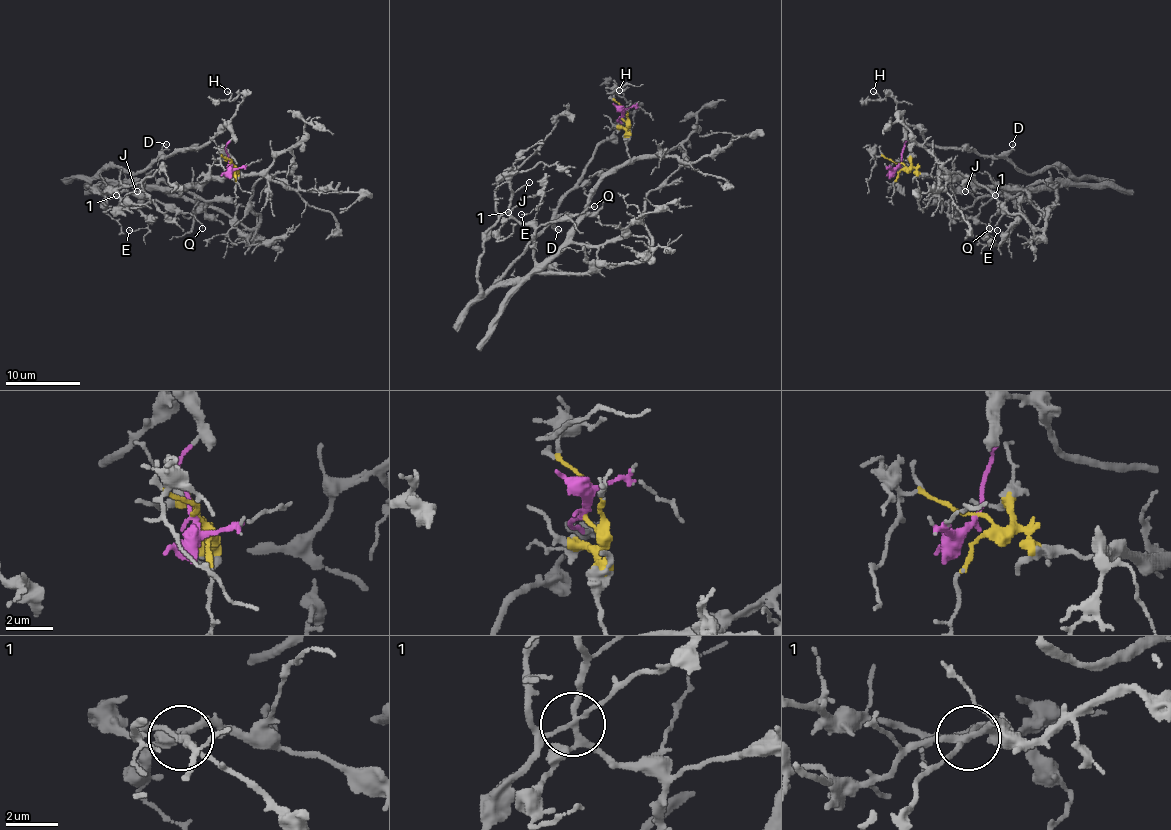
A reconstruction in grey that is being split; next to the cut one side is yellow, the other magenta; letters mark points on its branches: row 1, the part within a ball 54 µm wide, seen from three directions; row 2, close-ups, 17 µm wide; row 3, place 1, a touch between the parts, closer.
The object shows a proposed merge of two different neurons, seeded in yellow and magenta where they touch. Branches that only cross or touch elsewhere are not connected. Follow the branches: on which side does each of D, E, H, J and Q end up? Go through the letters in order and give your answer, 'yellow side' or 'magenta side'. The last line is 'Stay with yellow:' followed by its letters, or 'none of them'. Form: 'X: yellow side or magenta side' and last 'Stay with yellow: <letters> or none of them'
D: magenta side
E: magenta side
H: magenta side
J: yellow side
Q: yellow side
Stay with yellow: J, Q

